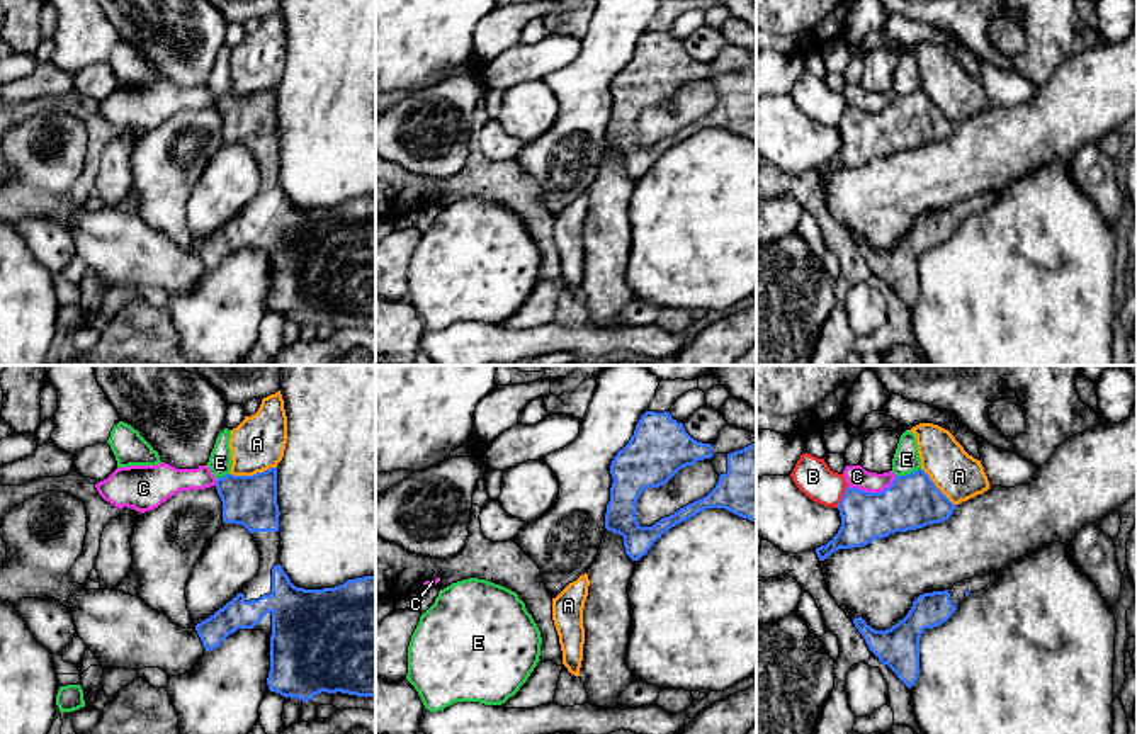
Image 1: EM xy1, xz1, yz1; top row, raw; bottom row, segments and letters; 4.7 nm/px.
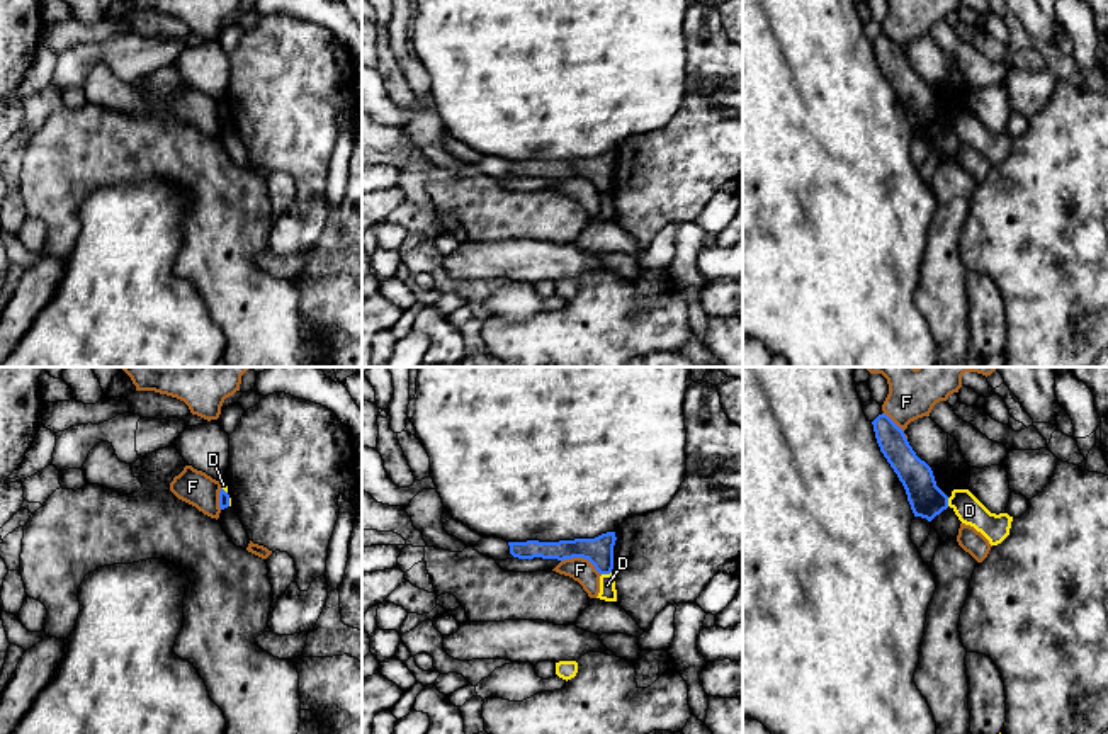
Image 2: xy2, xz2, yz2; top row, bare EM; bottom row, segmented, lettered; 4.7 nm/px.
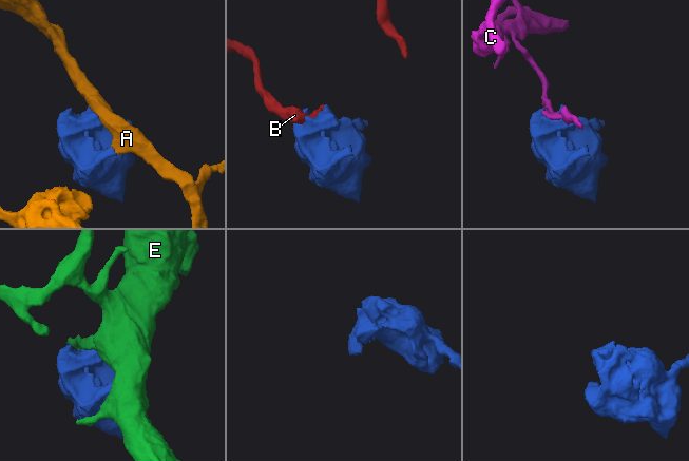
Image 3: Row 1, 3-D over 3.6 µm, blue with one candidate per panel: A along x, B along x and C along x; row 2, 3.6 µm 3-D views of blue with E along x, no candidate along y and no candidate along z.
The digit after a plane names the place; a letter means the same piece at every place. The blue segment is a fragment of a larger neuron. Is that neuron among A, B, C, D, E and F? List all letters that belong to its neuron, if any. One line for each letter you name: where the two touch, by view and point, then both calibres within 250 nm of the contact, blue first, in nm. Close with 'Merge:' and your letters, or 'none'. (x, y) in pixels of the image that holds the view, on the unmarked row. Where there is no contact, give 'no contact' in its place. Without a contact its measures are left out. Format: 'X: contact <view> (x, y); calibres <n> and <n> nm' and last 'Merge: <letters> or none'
A: contact xy1 (254, 94); calibres 240 and 260 nm
Merge: A

